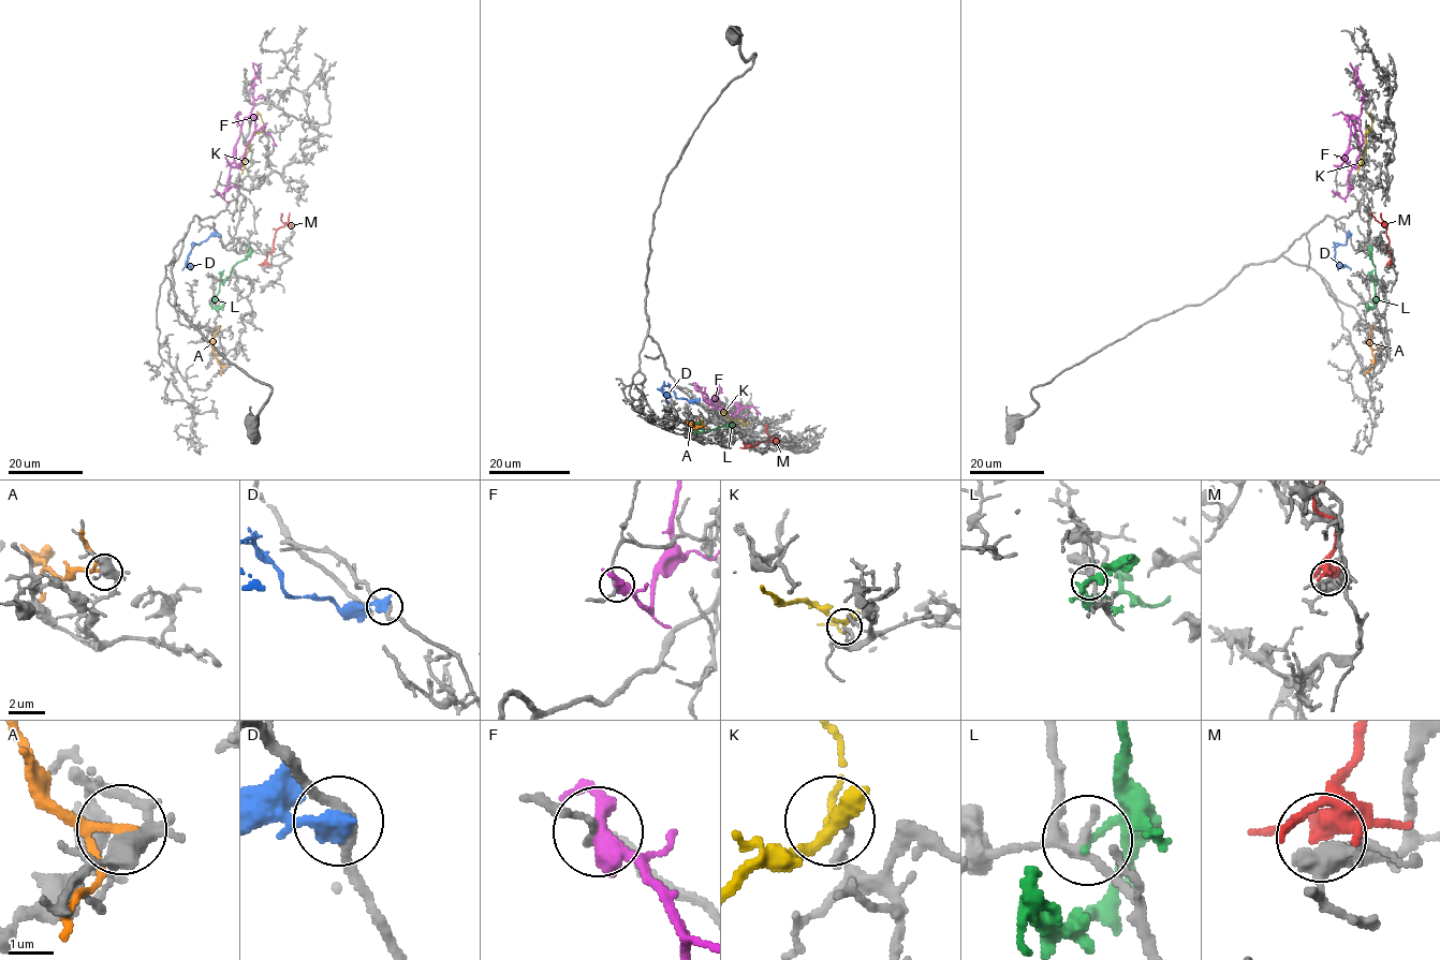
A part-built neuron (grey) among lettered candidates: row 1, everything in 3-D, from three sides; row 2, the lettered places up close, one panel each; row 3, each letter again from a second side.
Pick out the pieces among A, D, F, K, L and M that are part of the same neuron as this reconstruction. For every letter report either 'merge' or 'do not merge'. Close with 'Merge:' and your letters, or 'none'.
A: do not merge
D: do not merge
F: do not merge
K: do not merge
L: do not merge
M: do not merge
Merge: none

